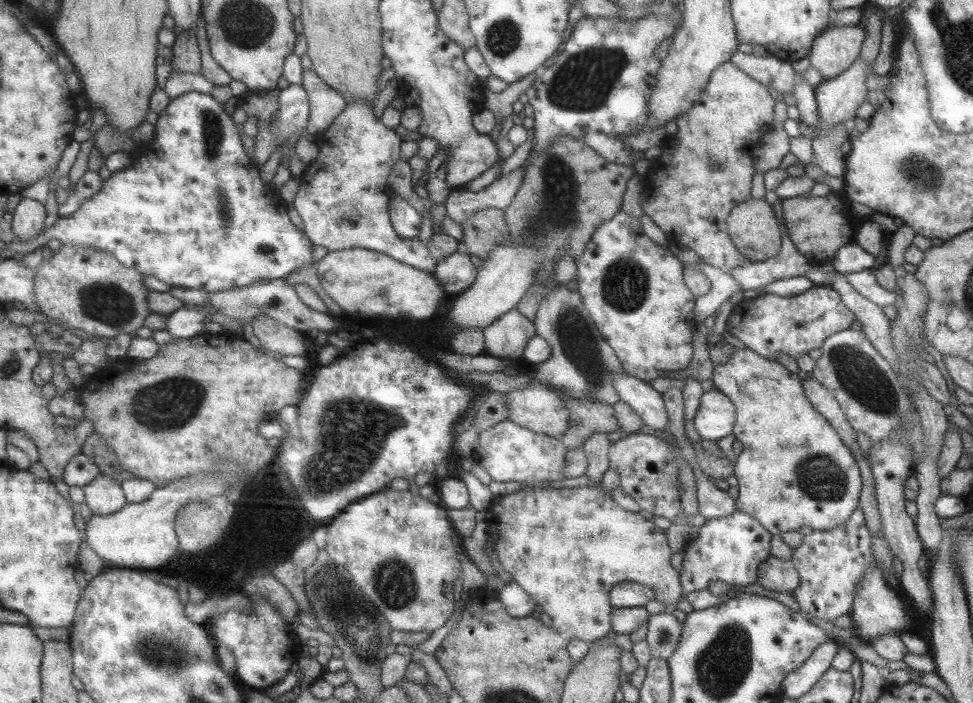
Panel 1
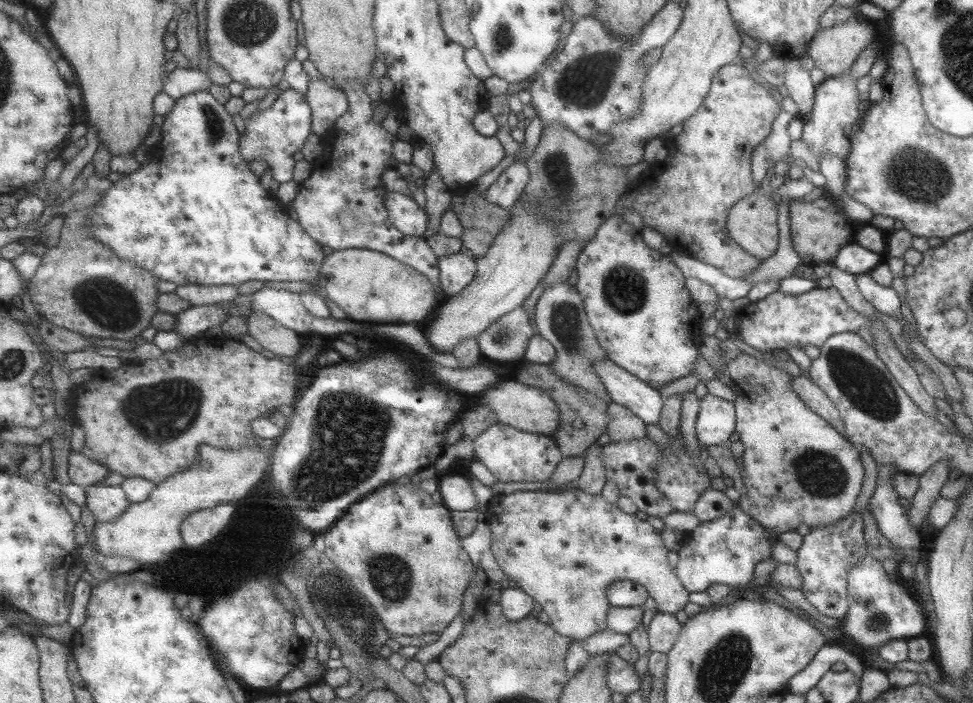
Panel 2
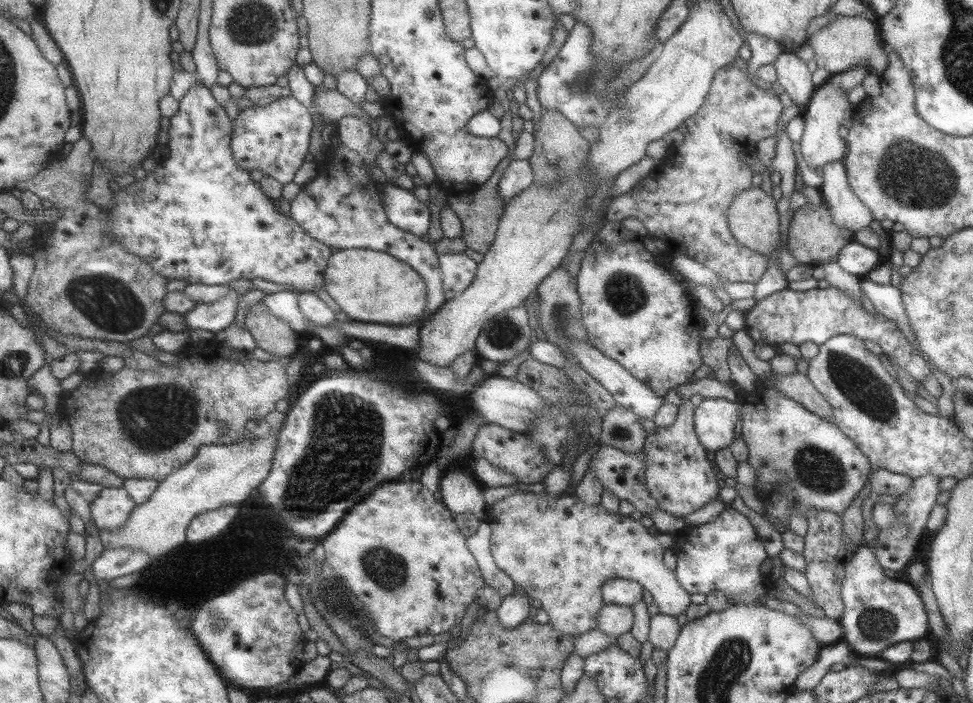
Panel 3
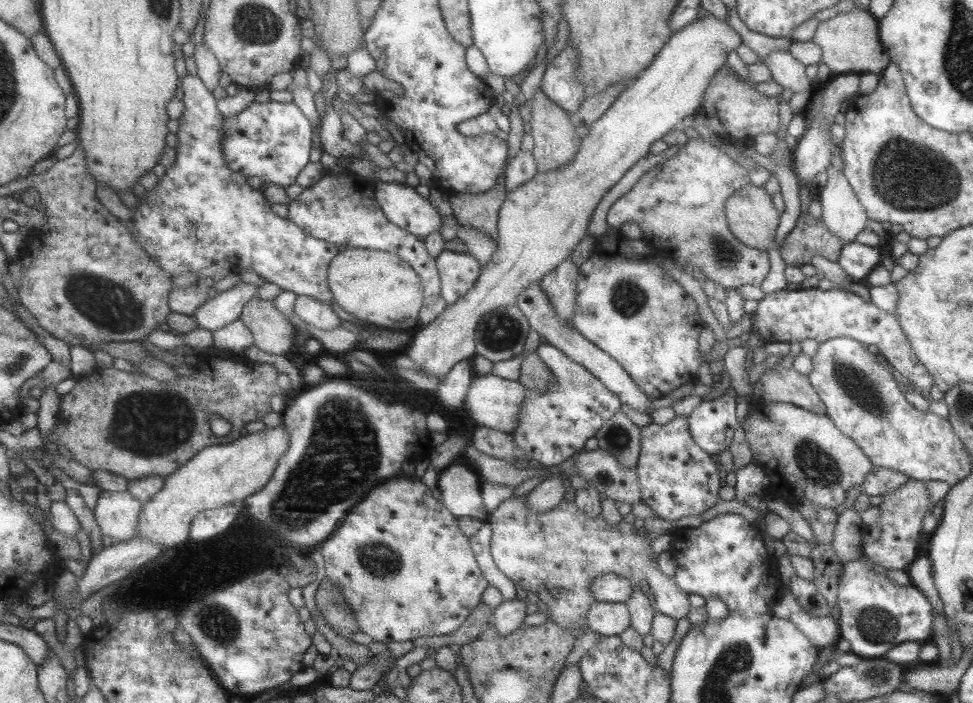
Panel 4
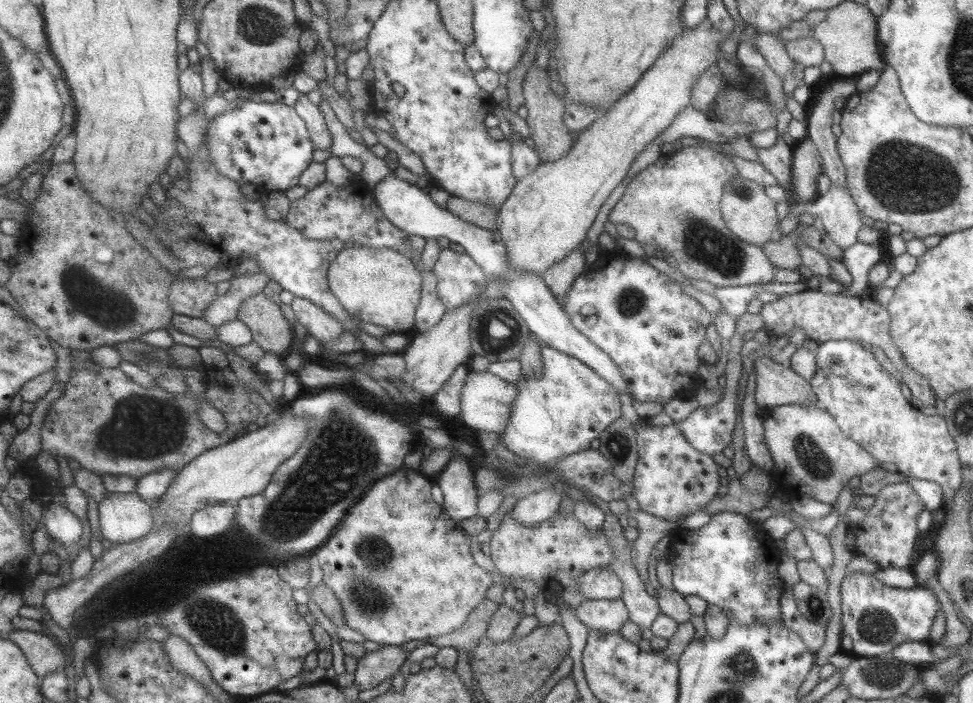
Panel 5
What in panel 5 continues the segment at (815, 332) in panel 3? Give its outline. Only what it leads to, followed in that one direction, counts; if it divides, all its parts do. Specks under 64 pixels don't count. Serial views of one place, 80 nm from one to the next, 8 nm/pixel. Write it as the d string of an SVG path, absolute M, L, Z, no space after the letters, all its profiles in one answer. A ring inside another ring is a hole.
M803 289L795 294L778 296L772 301L764 302L759 309L759 316L763 321L763 330L769 330L768 336L789 337L791 329L798 326L804 332L805 338L815 340L818 343L826 340L859 340L869 346L878 346L895 370L901 374L900 382L908 386L913 398L923 404L923 407L935 404L935 395L929 383L919 374L911 372L905 366L904 358L900 350L893 342L890 330L890 314L885 307L876 303L871 298L863 296L844 296L840 293L823 293L819 289Z

